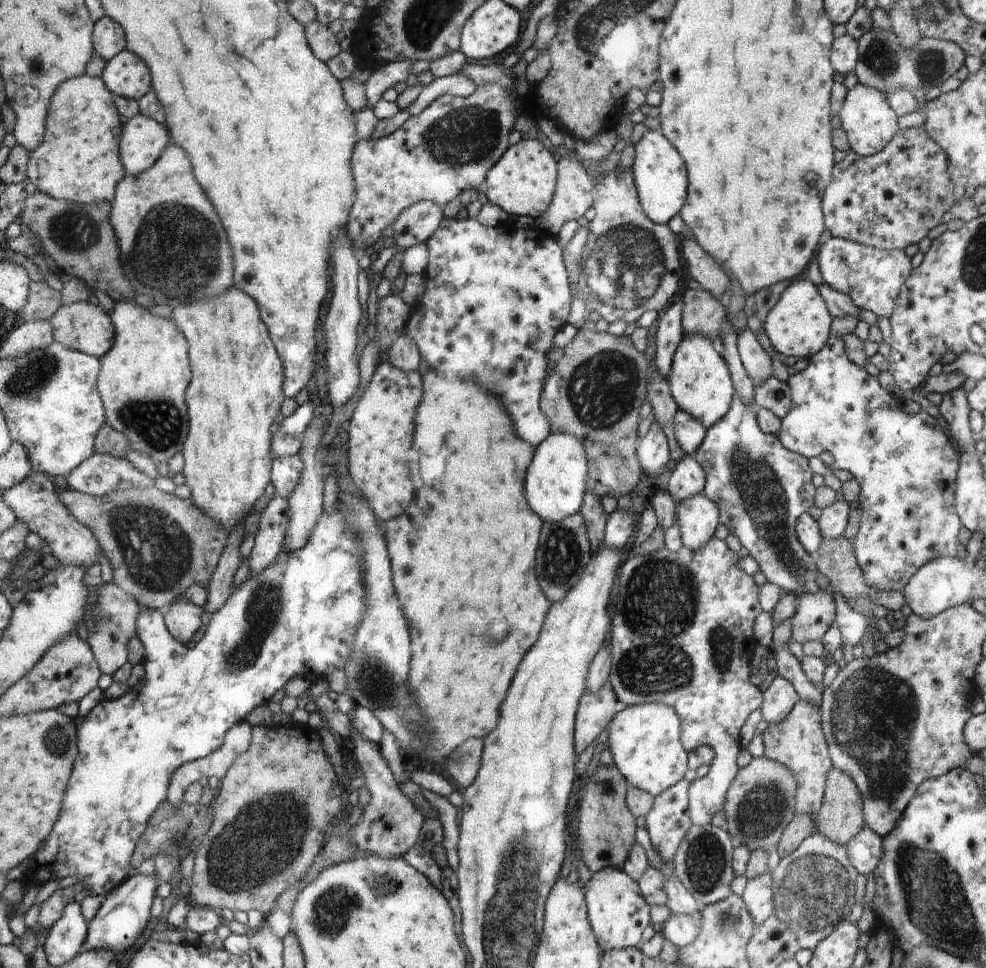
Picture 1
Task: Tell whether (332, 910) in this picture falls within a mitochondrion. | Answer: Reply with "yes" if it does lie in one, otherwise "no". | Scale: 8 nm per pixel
yes

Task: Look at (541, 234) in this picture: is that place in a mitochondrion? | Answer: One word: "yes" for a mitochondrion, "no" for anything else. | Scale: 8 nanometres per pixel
no

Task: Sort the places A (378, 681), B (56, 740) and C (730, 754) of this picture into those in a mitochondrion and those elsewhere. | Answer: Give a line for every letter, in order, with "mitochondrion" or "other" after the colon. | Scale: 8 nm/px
A: mitochondrion
B: mitochondrion
C: other

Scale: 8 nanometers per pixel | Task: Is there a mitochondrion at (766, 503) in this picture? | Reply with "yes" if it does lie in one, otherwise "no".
yes

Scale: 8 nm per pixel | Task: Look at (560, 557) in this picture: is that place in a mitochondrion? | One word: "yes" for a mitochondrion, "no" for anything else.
yes

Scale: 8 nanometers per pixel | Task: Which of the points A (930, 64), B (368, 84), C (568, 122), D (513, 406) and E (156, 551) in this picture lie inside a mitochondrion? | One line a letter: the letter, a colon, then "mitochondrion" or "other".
A: mitochondrion
B: other
C: other
D: other
E: mitochondrion

